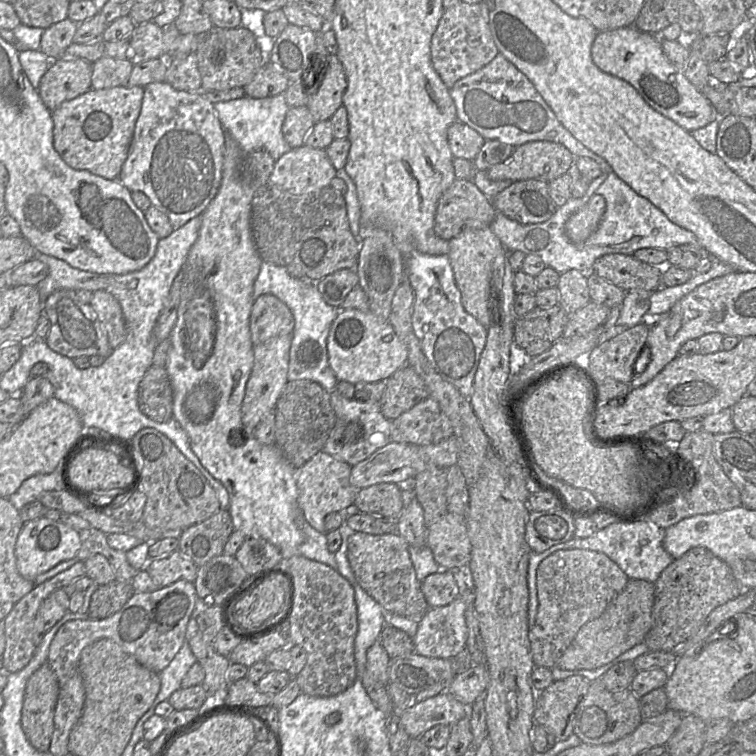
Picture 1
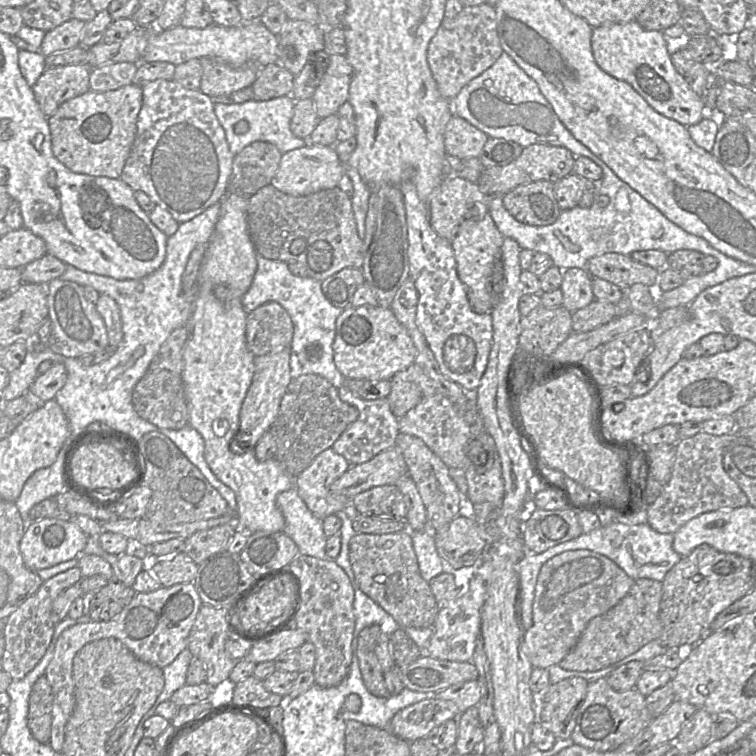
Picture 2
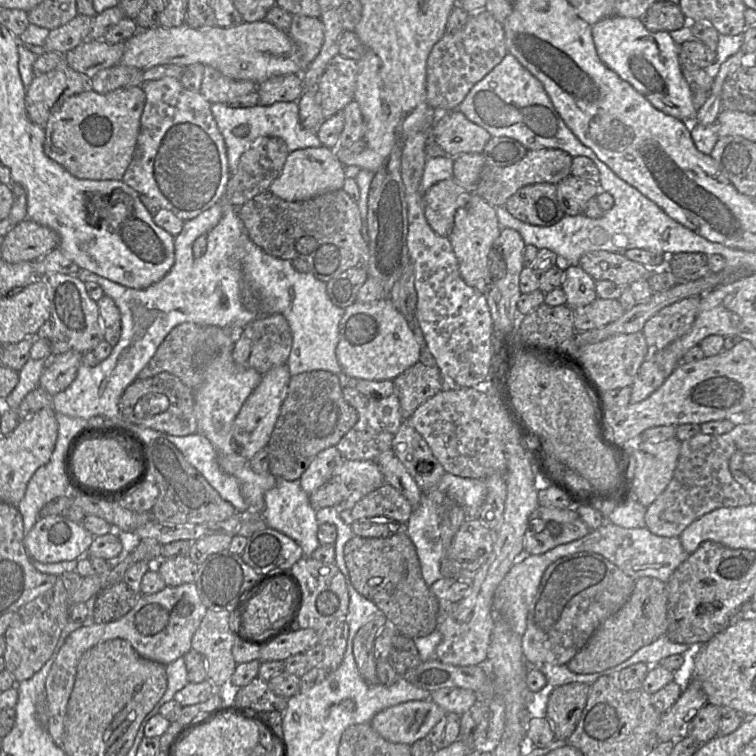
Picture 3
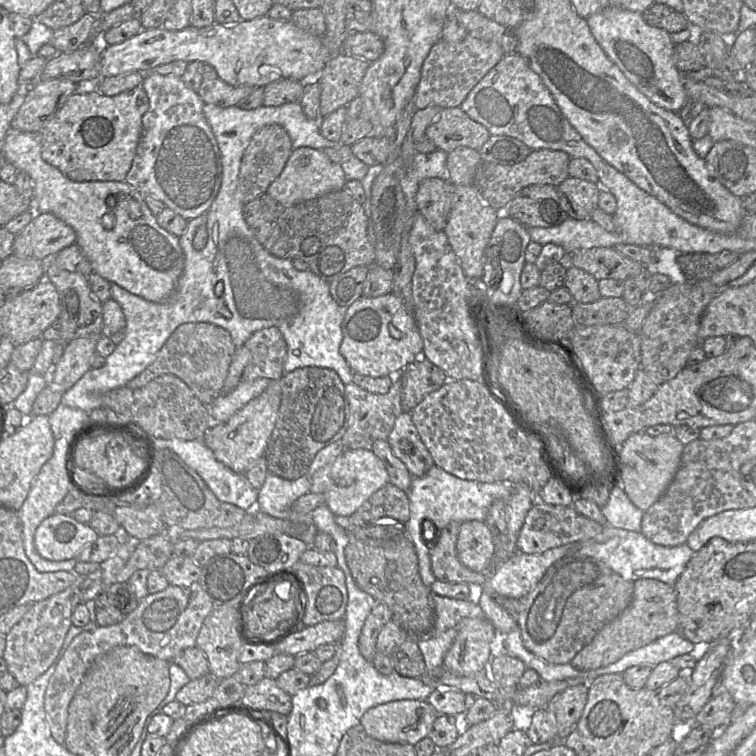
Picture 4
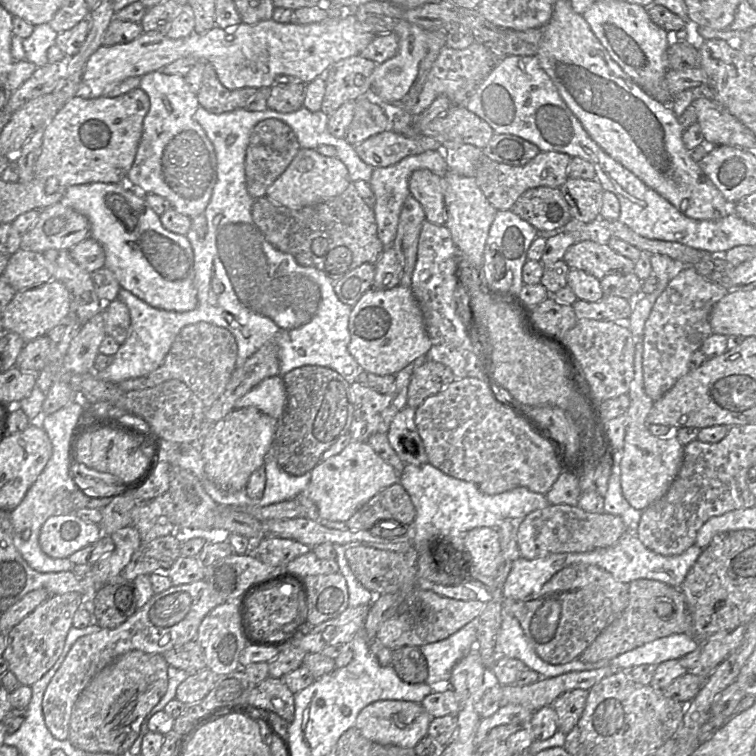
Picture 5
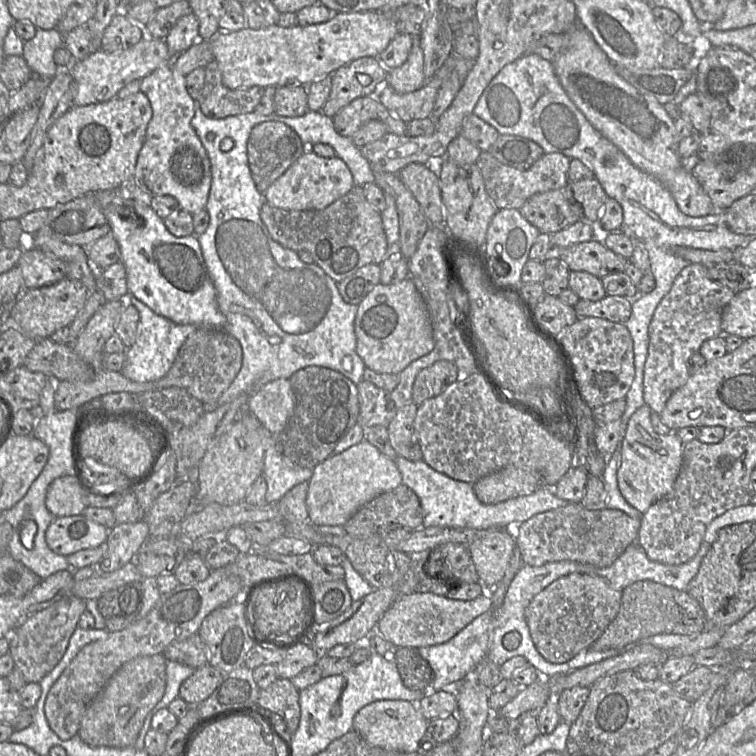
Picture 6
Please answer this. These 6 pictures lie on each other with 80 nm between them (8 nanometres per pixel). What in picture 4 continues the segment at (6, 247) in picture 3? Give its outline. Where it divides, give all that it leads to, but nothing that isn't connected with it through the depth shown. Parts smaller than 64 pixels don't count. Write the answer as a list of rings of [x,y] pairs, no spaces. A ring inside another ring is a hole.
[[[35,213],[13,243],[13,255],[50,261],[61,250],[76,243],[74,230],[50,213]]]

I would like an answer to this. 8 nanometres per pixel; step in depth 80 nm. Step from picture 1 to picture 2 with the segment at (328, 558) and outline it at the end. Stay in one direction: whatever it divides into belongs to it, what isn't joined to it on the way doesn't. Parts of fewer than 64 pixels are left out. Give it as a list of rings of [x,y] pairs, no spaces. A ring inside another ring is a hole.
[[[295,486],[281,492],[276,504],[285,519],[283,533],[297,545],[299,554],[327,560],[325,545],[327,537],[323,521],[308,509]]]

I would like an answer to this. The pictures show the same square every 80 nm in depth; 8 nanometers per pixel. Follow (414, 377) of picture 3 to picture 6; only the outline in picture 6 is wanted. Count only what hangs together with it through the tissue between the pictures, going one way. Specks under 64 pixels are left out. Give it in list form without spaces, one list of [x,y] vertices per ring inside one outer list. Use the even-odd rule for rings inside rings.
[[[437,360],[417,374],[412,388],[412,402],[420,405],[425,400],[438,396],[459,377],[460,372],[454,363]]]

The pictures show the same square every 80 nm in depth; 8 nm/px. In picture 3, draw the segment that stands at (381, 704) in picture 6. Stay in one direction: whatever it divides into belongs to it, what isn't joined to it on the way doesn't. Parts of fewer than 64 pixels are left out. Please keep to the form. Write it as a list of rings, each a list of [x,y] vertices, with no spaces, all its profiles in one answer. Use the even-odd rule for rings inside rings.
[[[431,700],[408,701],[382,710],[370,726],[389,742],[412,745],[427,737],[446,714]]]

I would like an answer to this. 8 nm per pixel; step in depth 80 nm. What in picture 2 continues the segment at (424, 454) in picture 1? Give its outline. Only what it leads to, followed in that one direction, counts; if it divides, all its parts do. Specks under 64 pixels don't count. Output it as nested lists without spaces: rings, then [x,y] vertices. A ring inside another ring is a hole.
[[[396,447],[384,450],[369,461],[351,465],[330,487],[334,494],[353,498],[372,487],[396,484],[408,474],[402,452]]]

